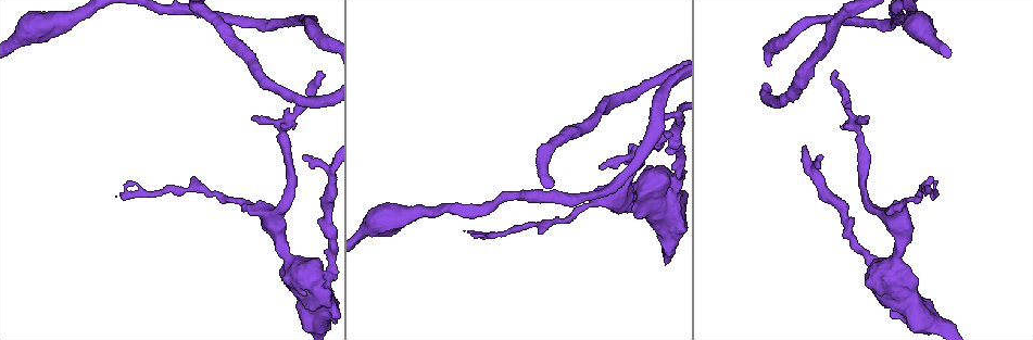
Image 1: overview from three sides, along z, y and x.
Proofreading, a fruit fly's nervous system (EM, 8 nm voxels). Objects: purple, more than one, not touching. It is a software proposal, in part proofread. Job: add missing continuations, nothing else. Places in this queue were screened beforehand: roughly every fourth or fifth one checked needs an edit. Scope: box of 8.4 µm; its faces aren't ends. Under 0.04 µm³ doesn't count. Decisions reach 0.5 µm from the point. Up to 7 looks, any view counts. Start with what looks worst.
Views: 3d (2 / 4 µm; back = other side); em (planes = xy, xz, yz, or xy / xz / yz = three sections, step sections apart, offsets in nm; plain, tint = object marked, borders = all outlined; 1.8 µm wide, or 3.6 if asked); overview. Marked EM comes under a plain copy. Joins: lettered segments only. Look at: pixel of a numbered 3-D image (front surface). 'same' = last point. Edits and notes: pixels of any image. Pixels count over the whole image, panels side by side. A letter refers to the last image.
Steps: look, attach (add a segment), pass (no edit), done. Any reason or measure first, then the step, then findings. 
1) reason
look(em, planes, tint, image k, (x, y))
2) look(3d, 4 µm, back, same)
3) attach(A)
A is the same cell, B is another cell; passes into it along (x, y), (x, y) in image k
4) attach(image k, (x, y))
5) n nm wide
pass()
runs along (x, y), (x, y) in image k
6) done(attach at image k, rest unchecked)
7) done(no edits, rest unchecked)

thin end
look(3d, 2 µm, image 1, (318, 73))

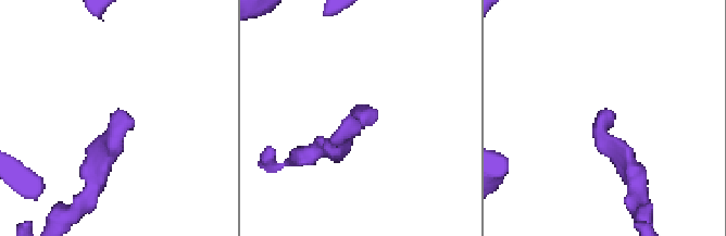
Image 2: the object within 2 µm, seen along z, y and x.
need the tissue
look(em, planes, borders, image 2, (609, 111))

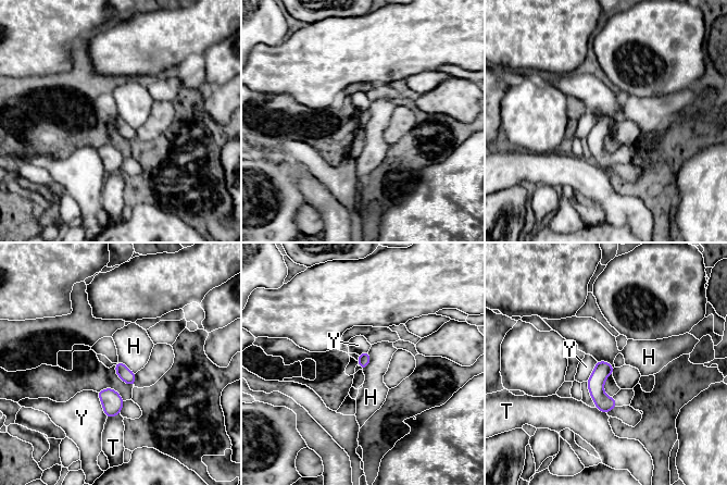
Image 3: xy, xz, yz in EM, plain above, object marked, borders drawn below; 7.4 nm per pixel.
pass()
H, T and Y are other cells; border along (368, 351), (370, 362), (363, 370) in image 3; no lettered segment goes on from it

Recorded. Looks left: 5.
calibre changes
look(em, 3.6 µm, xy, step 16, tint, image 1, (324, 273))

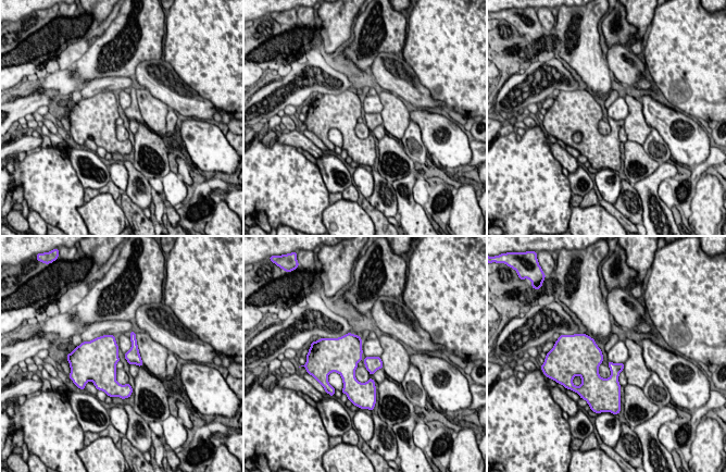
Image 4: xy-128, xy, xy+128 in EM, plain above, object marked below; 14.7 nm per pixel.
another direction
look(em, 3.6 µm, planes, borders, same)

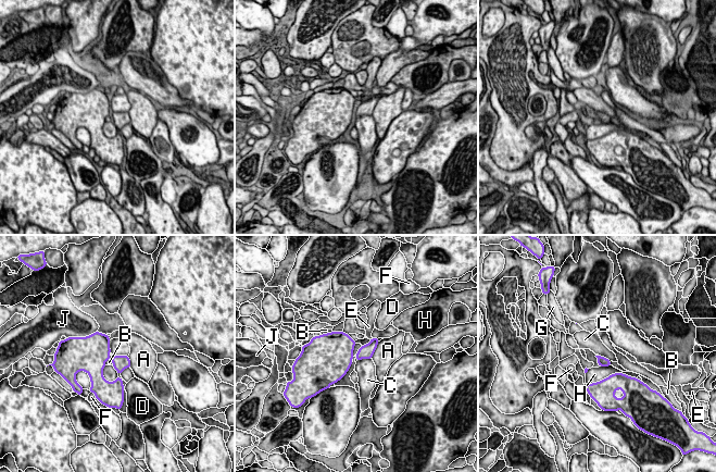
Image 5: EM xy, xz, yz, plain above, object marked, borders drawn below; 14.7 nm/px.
140 nm wide
pass()
A, B, C, D, E, F, G, H and J are other cells; border along (113, 355), (127, 356) in image 5; none of them fits

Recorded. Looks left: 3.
an open end
look(em, planes, borders, image 1, (125, 187))

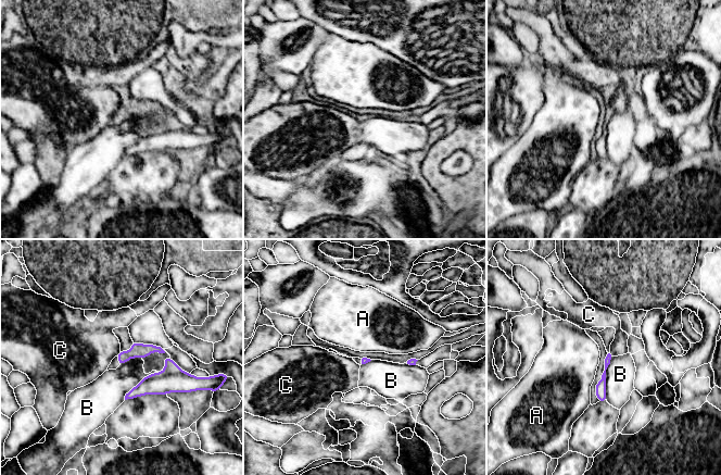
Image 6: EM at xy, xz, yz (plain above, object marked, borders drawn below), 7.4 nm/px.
pass()
A, B and C are other cells; border along (614, 357), (606, 370), (606, 400) in image 6; none of them fits

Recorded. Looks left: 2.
done(no edits, rest unchecked)

